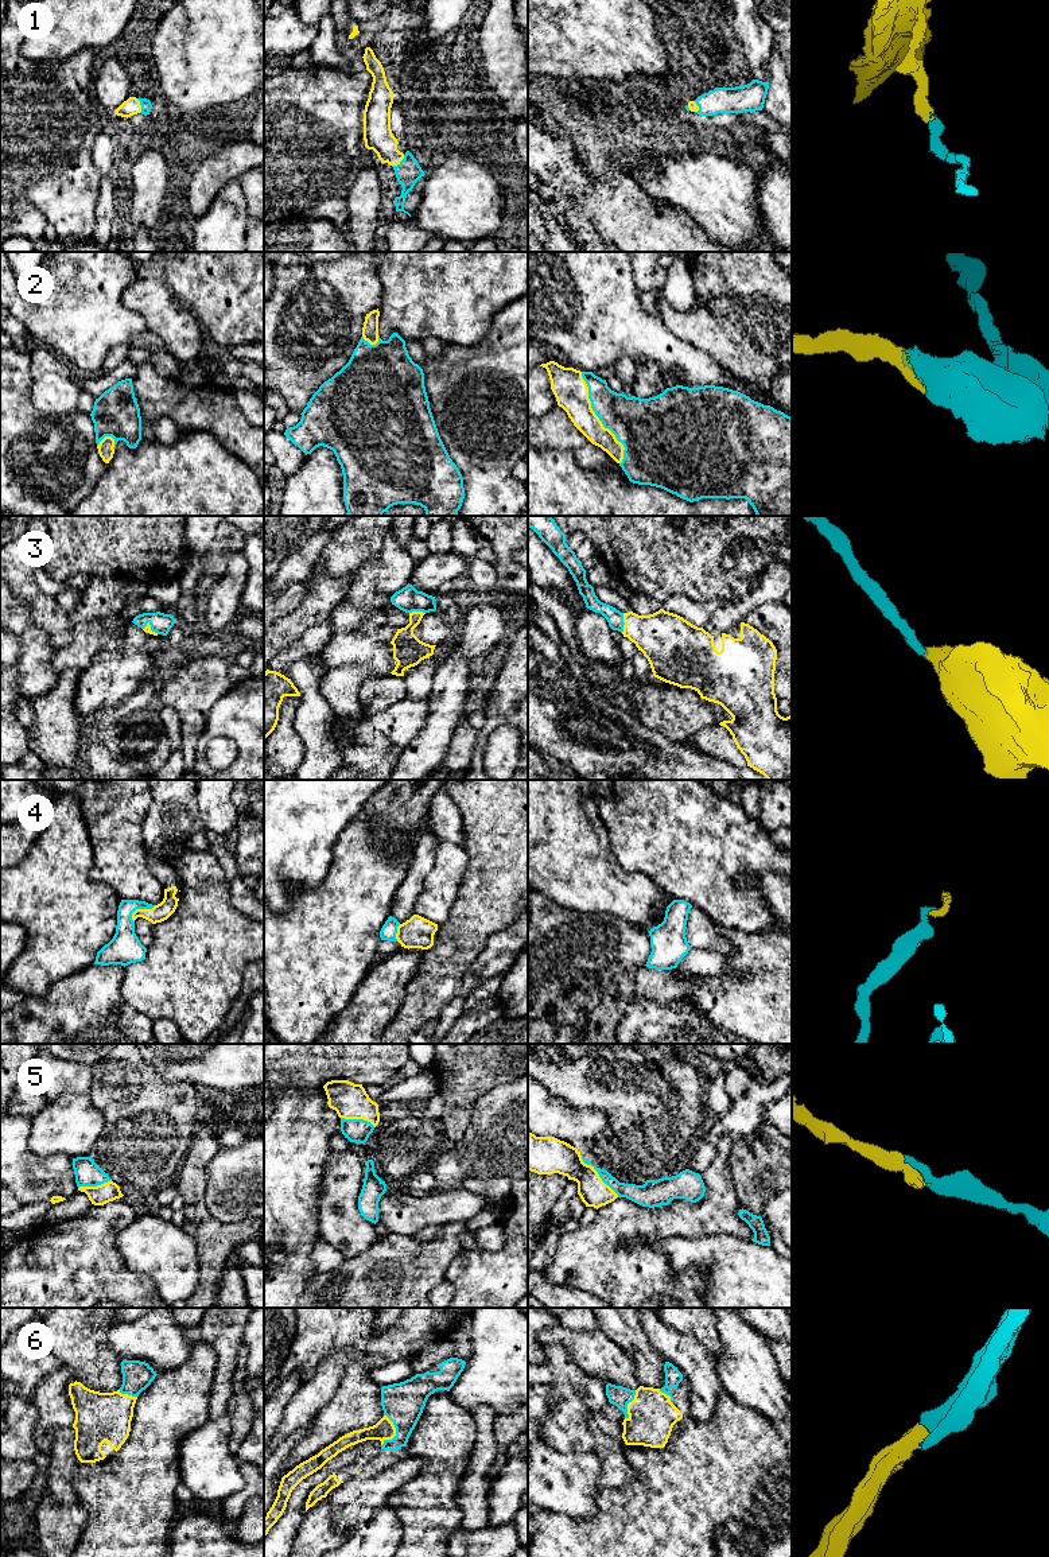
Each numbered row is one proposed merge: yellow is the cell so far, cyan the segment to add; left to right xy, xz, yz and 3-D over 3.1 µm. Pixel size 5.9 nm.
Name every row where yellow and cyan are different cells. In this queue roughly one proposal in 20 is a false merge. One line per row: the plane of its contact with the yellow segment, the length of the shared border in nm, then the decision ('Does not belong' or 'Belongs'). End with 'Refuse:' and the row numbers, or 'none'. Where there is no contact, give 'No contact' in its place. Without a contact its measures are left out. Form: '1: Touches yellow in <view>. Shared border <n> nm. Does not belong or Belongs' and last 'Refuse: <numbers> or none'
1: Touches yellow in xz. Shared border 100 nm. Belongs
2: Touches yellow in yz. Shared border 600 nm. Belongs
3: Touches yellow in yz. Shared border 120 nm. Belongs
4: Touches yellow in xy. Shared border 170 nm. Belongs
5: Touches yellow in yz. Shared border 340 nm. Belongs
6: Touches yellow in xz. Shared border 190 nm. Belongs
Refuse: none

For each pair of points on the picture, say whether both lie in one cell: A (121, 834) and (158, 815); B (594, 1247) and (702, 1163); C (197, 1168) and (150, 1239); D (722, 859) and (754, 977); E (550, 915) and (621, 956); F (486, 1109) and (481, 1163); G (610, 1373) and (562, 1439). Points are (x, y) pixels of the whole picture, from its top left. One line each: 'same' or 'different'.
A: different
B: different
C: different
D: different
E: same
F: same
G: different

